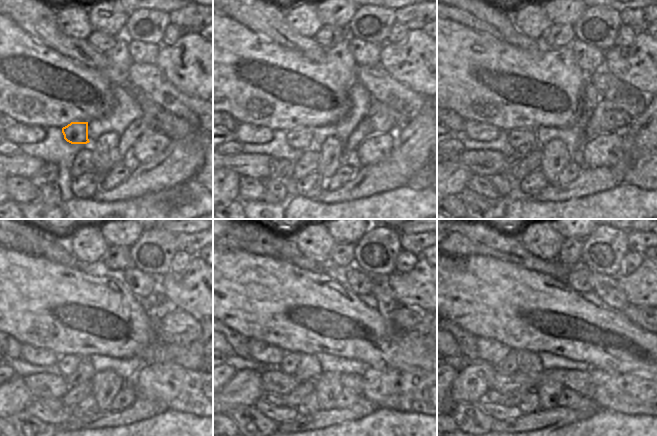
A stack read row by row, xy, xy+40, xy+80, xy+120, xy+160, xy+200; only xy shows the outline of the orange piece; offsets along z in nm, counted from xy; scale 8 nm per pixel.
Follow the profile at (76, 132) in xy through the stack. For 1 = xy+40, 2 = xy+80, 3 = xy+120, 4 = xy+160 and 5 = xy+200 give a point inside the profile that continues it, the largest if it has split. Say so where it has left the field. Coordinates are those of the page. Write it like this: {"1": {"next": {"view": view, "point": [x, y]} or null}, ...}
{"1": {"next": {"view": "xy+40", "point": [299, 138]}}, "2": {"next": {"view": "xy+80", "point": [521, 137]}}, "3": {"next": {"view": "xy+120", "point": [68, 363]}}, "4": {"next": {"view": "xy+160", "point": [291, 360]}}, "5": {"next": {"view": "xy+200", "point": [510, 364]}}}

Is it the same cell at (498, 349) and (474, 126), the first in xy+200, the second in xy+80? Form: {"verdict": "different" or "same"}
{"verdict": "same"}

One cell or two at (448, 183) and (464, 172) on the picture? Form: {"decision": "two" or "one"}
{"decision": "one"}

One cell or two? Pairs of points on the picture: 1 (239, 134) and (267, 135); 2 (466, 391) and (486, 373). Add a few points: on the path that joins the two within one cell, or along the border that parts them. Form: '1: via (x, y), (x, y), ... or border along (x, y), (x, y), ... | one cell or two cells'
1: via (246, 134), (260, 135) | one cell
2: via (471, 386), (481, 376) | one cell

